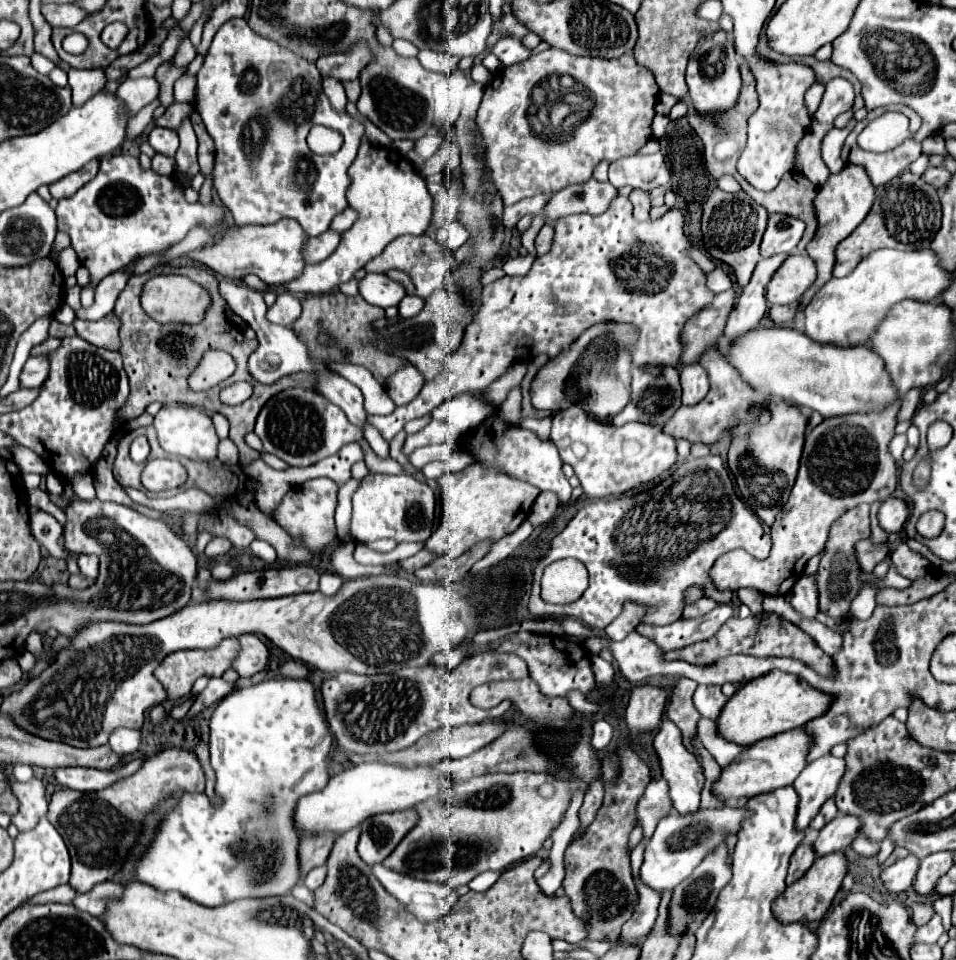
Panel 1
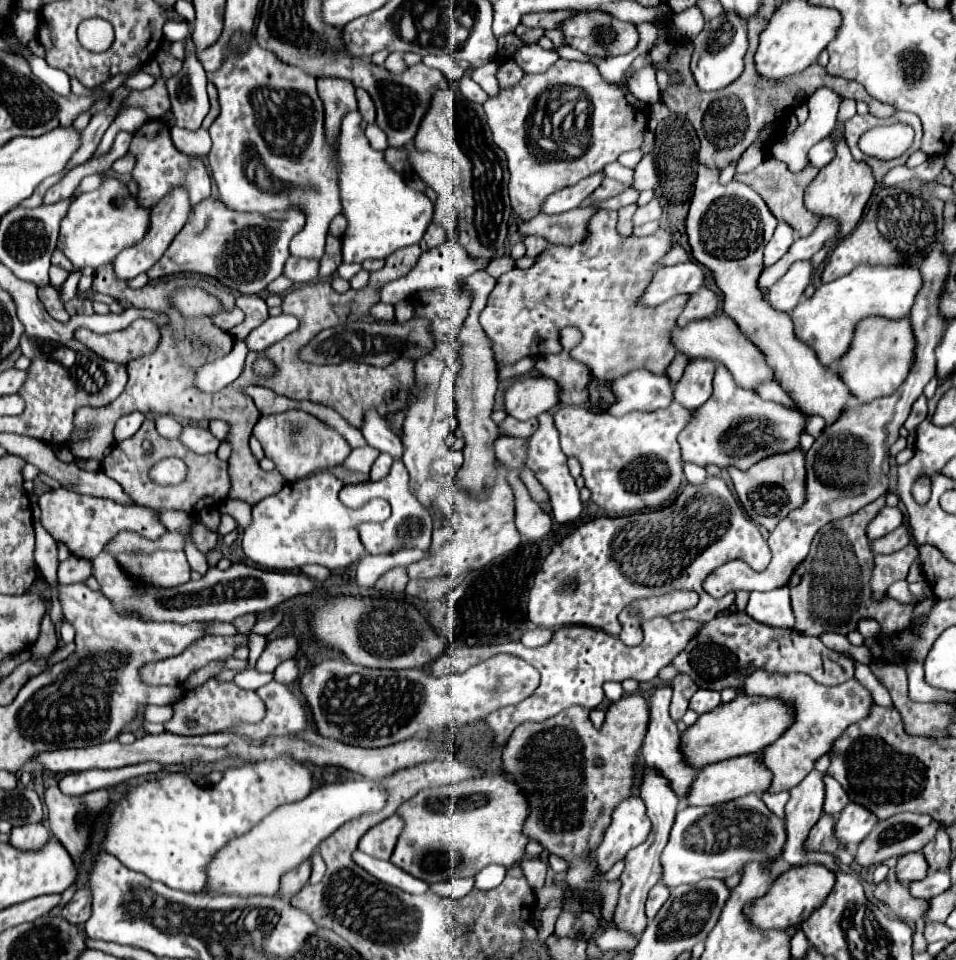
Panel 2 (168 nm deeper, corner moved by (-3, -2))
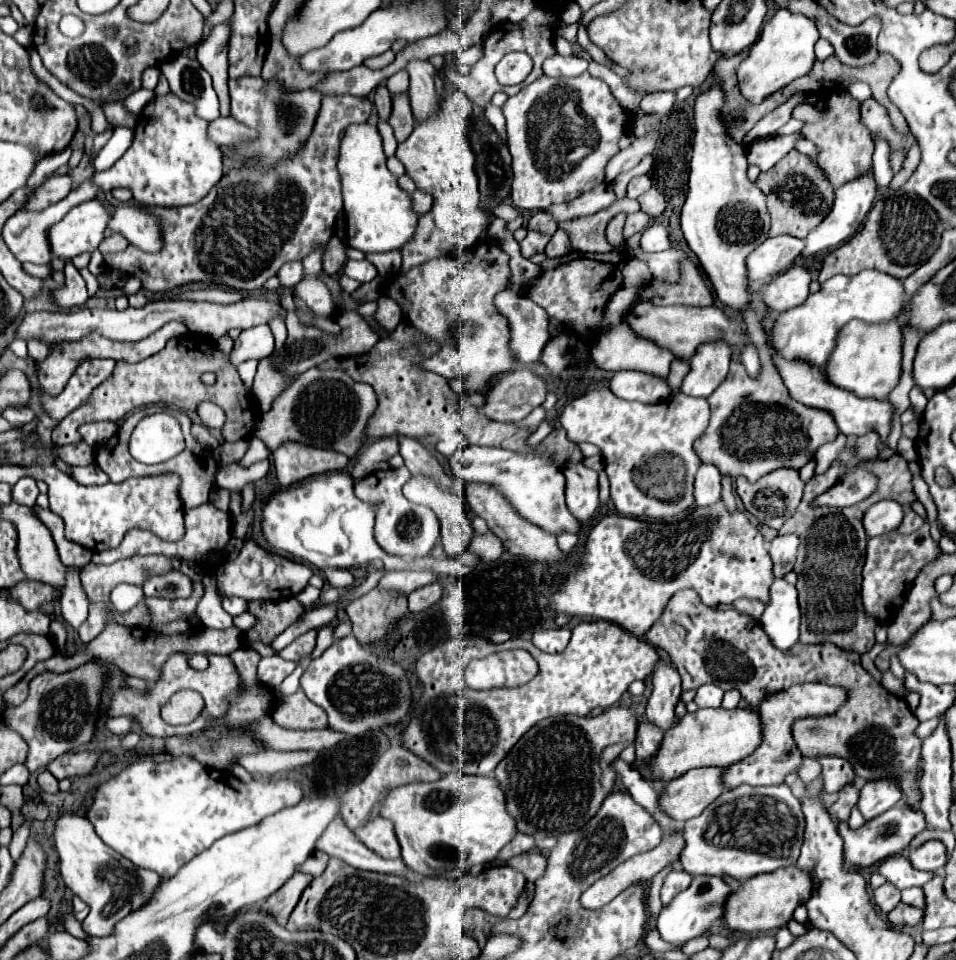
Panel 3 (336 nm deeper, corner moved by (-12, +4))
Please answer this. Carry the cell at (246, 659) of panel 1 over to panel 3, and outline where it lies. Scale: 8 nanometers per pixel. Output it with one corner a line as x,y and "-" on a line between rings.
311,629
307,633
303,633
301,637
297,637
291,645
287,645
283,651
279,651
279,655
283,659
289,661
303,661
305,657
309,657
315,649
315,641
317,641
317,631

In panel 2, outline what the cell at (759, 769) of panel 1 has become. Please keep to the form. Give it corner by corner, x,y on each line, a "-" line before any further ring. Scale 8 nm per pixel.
760,753
732,757
726,761
706,765
698,773
696,781
692,783
692,789
690,789
690,795
686,797
686,803
688,805
718,805
718,803
732,801
736,797
744,797
748,793
762,795
764,791
768,791
770,783
772,783
772,771
766,769
764,761
760,759

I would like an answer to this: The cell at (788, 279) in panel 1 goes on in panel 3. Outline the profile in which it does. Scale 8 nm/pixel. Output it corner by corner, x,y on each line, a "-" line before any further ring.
793,265
785,273
775,277
769,285
765,285
763,301
775,313
783,313
807,299
809,283
811,283
811,275
803,267

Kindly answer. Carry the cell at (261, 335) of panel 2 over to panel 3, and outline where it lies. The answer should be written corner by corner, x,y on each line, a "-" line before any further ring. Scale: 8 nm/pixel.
257,325
253,329
245,329
233,343
233,349
227,353
229,365
239,367
249,359
265,359
273,353
273,333
267,325

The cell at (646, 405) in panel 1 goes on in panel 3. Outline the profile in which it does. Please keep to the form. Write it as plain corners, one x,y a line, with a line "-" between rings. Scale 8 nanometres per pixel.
617,371
611,377
611,391
625,401
659,403
671,395
665,379
641,371

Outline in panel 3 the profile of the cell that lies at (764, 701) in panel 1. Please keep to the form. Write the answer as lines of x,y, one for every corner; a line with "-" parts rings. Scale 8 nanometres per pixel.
697,709
695,713
687,713
685,717
681,717
677,721
677,725
673,725
673,729
667,729
661,741
661,747
657,751
657,755
649,757
649,763
645,769
641,769
641,777
649,783
653,781
665,781
669,783
671,779
677,779
679,775
683,775
689,769
695,767
729,767
741,759
745,759
747,755
751,755
761,743
761,719
755,711
751,709

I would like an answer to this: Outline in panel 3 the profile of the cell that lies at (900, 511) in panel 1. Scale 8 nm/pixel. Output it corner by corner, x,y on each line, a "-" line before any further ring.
879,501
871,505
863,515
863,527
867,537
895,531
903,519
905,509
897,501

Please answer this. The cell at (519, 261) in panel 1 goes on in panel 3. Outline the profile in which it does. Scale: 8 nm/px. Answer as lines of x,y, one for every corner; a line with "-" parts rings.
557,229
555,235
551,237
551,241
545,247
547,257
561,257
561,255
569,255
569,251
573,251
571,243
569,243
569,235
563,229

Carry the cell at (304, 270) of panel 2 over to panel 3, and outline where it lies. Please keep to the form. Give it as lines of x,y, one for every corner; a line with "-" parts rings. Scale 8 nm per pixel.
301,261
285,263
281,267
281,271
277,271
277,279
279,279
281,287
293,287
293,285
297,285
297,281
301,281
301,277
303,277

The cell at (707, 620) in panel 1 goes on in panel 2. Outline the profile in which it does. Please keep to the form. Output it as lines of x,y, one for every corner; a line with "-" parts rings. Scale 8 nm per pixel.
654,617
642,622
643,641
636,647
624,645
618,637
612,637
608,633
586,629
586,627
560,627
554,631
554,637
550,643
542,647
526,647
522,643
504,643
504,645
488,645
488,647
452,647
448,649
440,659
432,663
432,675
452,675
470,669
472,665
498,655
498,653
510,653
510,655
522,655
524,661
538,667
542,681
540,687
518,705
510,705
504,709
498,709
486,717
486,723
494,731
494,741
498,745
504,745
510,737
510,733
524,721
546,721
560,711
568,709
570,705
584,705
588,709
594,709
604,699
602,683
604,681
624,681
624,679
636,679
636,681
652,681
662,667
666,667
680,651
686,649
688,641
700,633
700,625
704,621
694,619
682,619
678,623
668,621
666,617

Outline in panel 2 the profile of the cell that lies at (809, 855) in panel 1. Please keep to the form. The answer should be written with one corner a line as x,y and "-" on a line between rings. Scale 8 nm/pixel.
830,815
820,817
820,821
812,827
804,849
810,853
818,851
818,853
832,853
832,855
838,851
838,843
834,837
834,817

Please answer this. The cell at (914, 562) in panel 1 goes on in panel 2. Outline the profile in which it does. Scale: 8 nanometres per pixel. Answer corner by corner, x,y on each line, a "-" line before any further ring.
912,541
908,547
892,553
892,555
876,555
874,557
876,567
874,567
874,575
870,581
874,597
882,599
886,595
886,589
894,581
906,579
908,569
916,557
918,557
918,549
916,549
916,543
912,543

